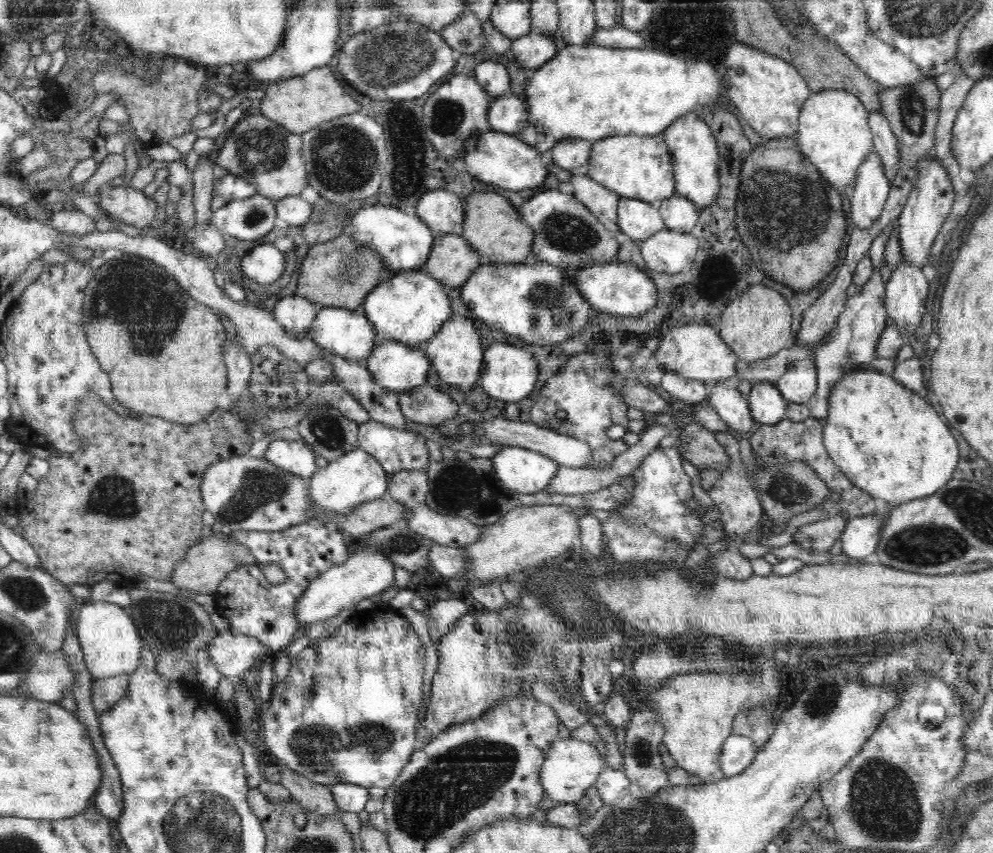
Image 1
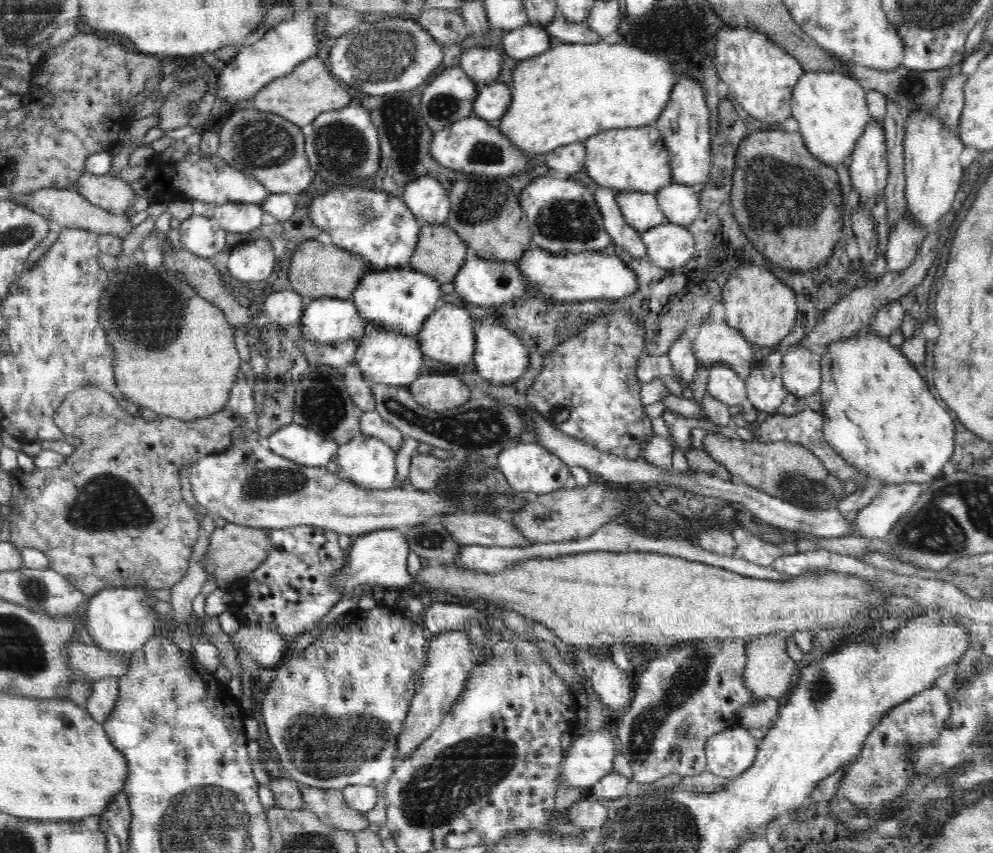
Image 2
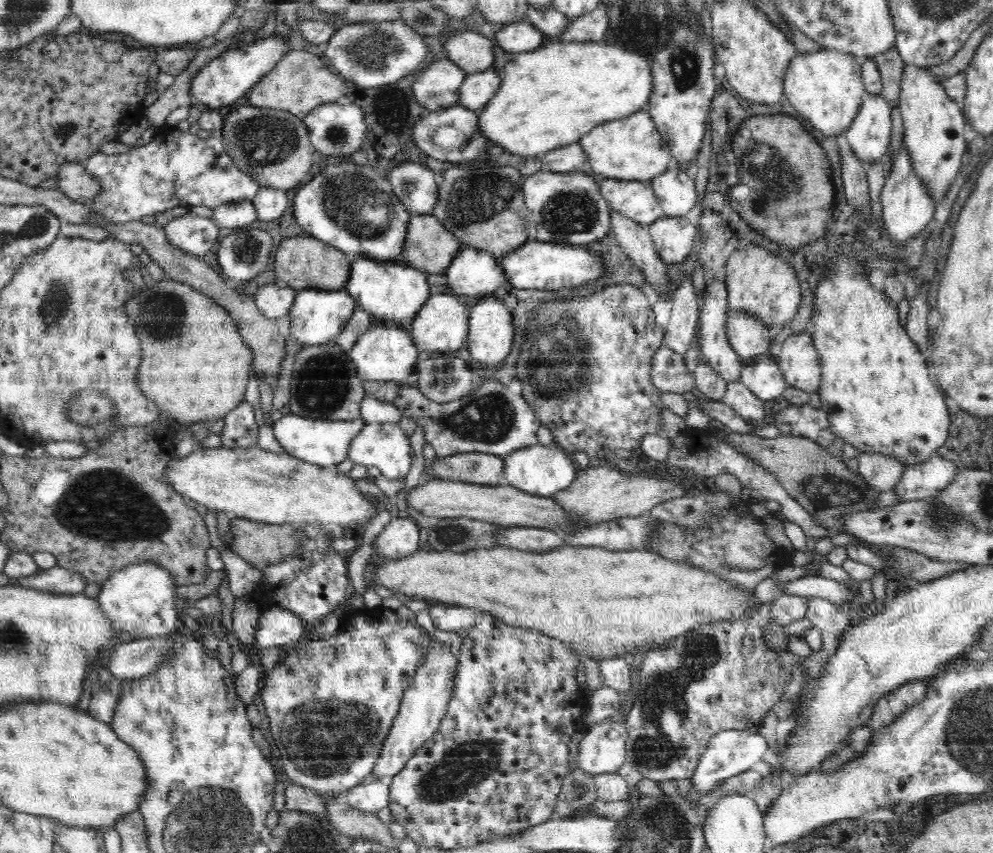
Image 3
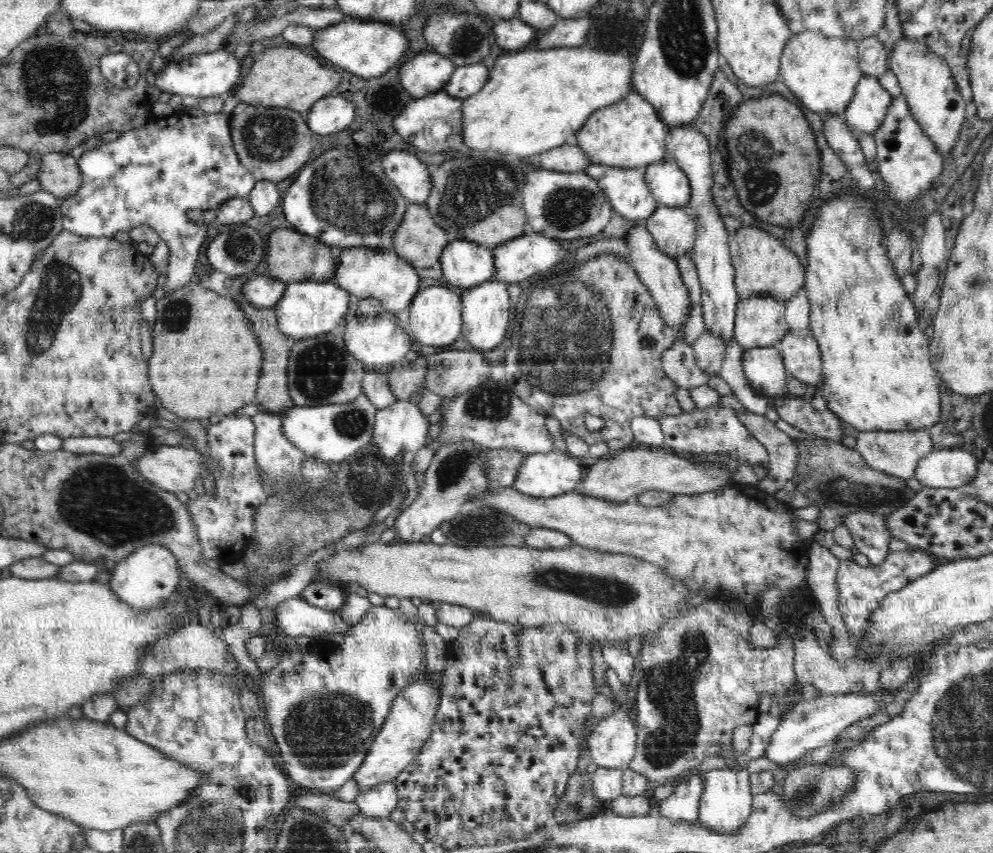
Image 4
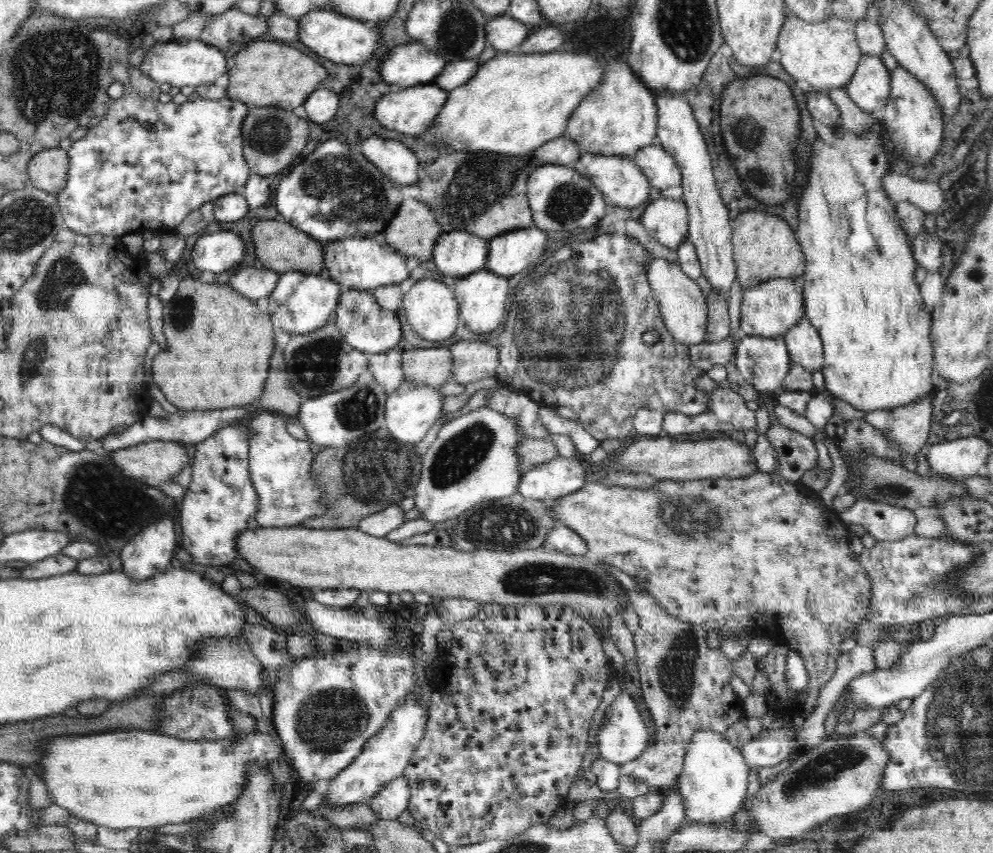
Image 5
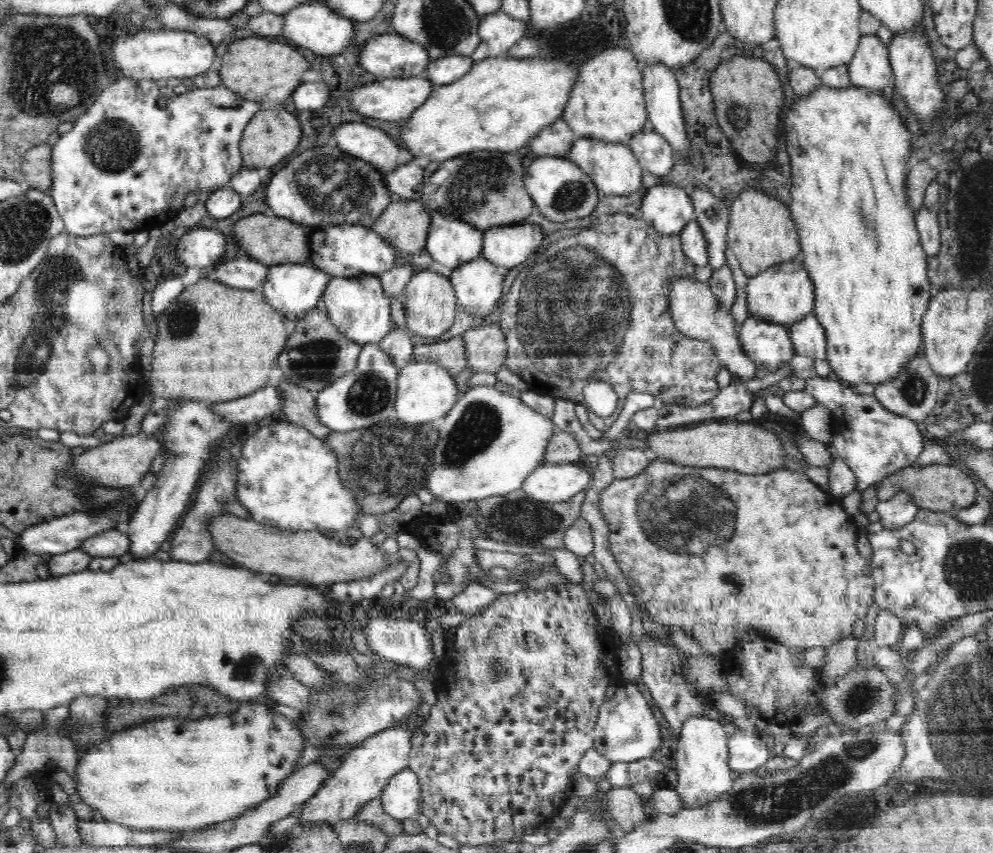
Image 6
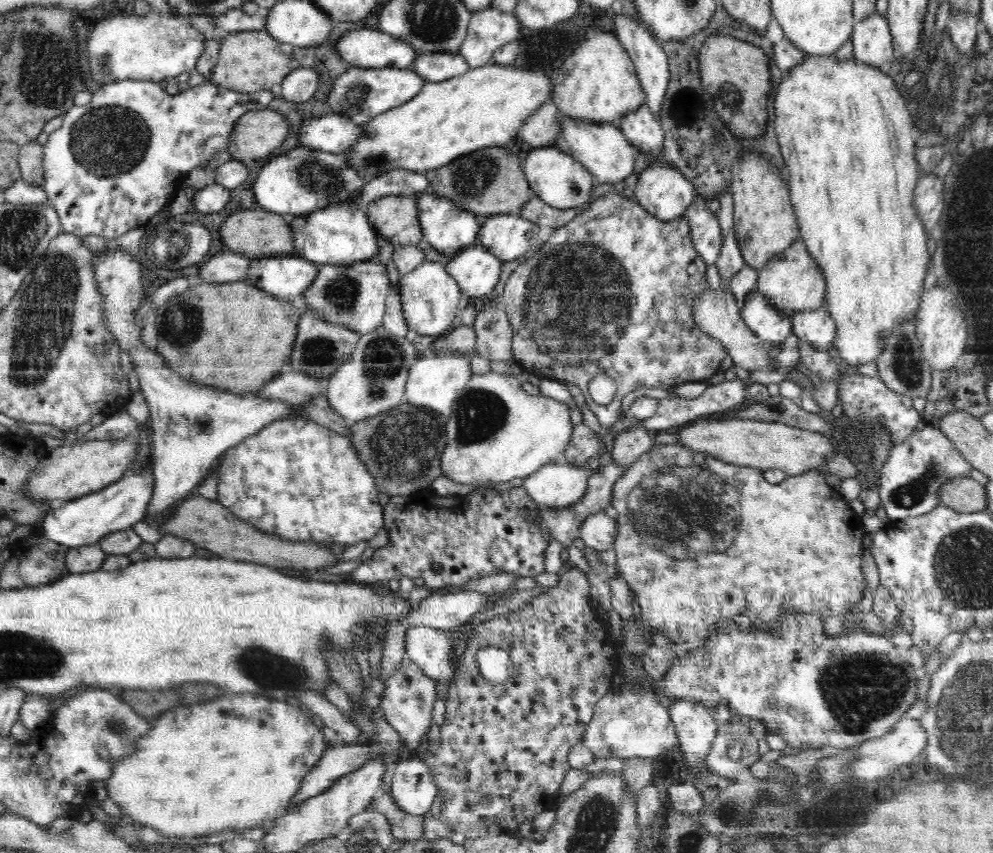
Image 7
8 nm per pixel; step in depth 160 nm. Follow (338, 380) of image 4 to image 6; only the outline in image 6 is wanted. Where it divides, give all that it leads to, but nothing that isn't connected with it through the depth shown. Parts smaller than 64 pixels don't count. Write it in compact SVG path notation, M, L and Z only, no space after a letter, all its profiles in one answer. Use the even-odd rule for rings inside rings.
M320 304L297 321L294 332L289 336L285 349L277 360L286 382L305 388L310 393L317 393L340 376L355 370L361 350L361 344L350 340L334 326L327 310Z

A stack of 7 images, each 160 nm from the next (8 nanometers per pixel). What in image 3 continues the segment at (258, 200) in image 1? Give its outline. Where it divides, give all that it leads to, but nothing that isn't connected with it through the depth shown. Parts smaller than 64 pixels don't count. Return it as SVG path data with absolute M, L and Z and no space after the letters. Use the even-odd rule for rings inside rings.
M250 199L227 203L213 208L210 220L222 228L233 228L251 225L258 219L253 202Z

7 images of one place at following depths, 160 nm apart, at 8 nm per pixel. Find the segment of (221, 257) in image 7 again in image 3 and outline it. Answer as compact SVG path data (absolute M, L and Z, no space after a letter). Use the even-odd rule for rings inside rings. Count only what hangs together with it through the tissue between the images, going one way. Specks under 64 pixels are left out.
M275 282L264 286L264 288L261 286L253 298L264 316L277 320L282 316L288 316L290 308L294 304L295 294L295 289Z

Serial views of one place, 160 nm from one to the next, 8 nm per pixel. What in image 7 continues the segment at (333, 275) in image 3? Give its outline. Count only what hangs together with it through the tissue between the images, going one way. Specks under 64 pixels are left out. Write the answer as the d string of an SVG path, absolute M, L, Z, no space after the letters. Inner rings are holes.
M261 208L250 210L240 210L228 216L228 220L224 222L220 234L222 234L222 242L228 251L243 254L249 259L266 258L267 255L288 256L295 254L294 237L291 236L291 226L288 217L277 213L270 213Z

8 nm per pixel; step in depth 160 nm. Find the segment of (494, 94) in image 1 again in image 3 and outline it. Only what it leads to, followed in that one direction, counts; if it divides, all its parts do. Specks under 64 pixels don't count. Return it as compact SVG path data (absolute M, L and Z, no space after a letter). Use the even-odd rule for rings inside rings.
M462 32L452 36L444 48L461 70L470 75L489 70L494 64L494 48L486 36L476 32Z

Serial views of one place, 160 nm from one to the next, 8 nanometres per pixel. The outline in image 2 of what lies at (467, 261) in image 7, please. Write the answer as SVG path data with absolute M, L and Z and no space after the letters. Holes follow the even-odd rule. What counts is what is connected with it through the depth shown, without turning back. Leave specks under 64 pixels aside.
M484 316L479 323L473 324L475 350L473 361L478 375L489 380L494 386L512 386L526 373L528 366L528 348L522 346L518 336L504 325L498 316Z

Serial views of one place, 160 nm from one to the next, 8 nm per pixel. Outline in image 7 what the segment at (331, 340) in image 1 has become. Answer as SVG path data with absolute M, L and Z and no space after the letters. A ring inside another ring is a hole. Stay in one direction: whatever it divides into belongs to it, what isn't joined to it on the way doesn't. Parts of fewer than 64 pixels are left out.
M297 254L252 258L246 272L246 280L254 286L288 302L303 296L316 276L318 266Z

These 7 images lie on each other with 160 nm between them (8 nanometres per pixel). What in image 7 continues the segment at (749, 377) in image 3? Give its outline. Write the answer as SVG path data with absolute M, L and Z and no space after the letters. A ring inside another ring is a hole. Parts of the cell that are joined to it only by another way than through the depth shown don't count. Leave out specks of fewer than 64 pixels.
M758 290L747 295L741 315L746 326L768 347L772 344L780 346L793 332L792 315L774 307Z

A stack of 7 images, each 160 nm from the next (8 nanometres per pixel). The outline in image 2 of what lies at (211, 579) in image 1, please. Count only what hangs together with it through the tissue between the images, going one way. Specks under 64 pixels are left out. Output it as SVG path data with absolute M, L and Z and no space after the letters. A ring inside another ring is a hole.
M227 522L223 527L218 527L209 535L210 544L206 550L204 562L205 571L214 574L218 587L227 586L232 581L257 569L269 556L272 542L268 537L268 529L250 528Z

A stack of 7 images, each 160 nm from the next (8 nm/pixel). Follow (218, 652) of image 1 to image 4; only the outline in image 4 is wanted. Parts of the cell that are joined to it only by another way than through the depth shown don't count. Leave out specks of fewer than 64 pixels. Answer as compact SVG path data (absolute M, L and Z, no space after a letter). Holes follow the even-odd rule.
M290 598L275 607L278 633L285 637L325 638L330 634L344 635L352 625L342 623L336 610L312 606L300 598Z

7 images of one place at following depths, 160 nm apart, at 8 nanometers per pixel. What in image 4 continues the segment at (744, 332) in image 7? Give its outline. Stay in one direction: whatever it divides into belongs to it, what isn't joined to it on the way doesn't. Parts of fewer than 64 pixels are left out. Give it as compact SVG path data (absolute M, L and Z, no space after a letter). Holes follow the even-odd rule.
M634 226L632 230L627 231L624 239L630 245L628 262L635 266L637 276L651 292L664 322L675 332L678 329L682 329L682 334L684 334L684 328L692 306L689 301L689 292L682 280L676 258L670 258L666 253L658 249L650 231L645 226Z

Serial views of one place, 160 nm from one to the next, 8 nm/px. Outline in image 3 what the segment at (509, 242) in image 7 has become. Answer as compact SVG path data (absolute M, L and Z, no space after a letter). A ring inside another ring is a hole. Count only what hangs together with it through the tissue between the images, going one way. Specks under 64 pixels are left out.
M528 240L510 254L499 259L504 275L516 288L528 290L562 290L562 288L584 288L604 274L600 256L590 254L585 246L572 243L552 243Z

